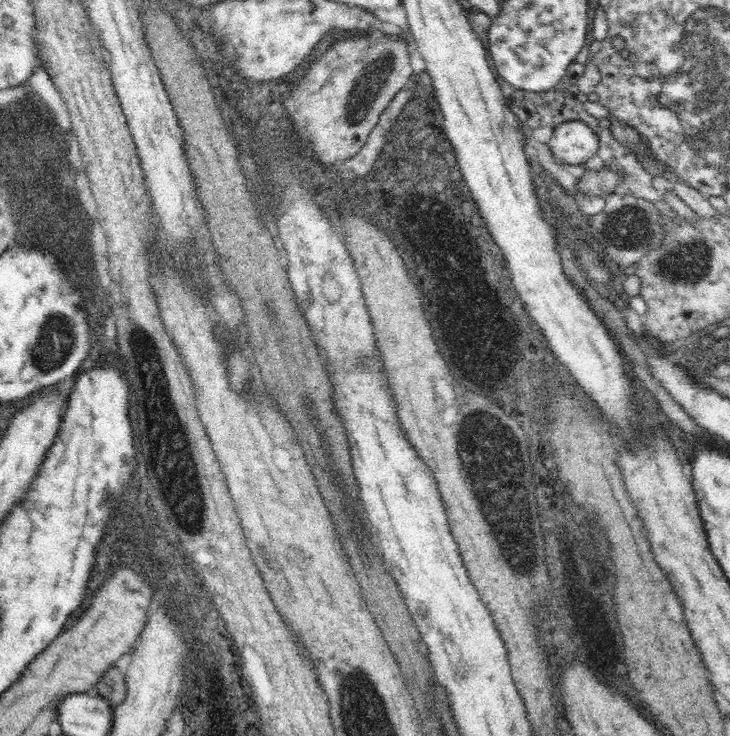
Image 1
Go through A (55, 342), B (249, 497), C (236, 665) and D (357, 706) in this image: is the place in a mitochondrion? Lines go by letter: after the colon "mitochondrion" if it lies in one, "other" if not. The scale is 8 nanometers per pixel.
A: mitochondrion
B: other
C: other
D: mitochondrion

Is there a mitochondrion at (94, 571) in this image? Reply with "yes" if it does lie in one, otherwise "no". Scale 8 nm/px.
no

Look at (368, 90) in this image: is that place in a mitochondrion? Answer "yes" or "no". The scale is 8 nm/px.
yes

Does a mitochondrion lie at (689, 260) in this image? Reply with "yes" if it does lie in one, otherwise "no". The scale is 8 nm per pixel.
yes

